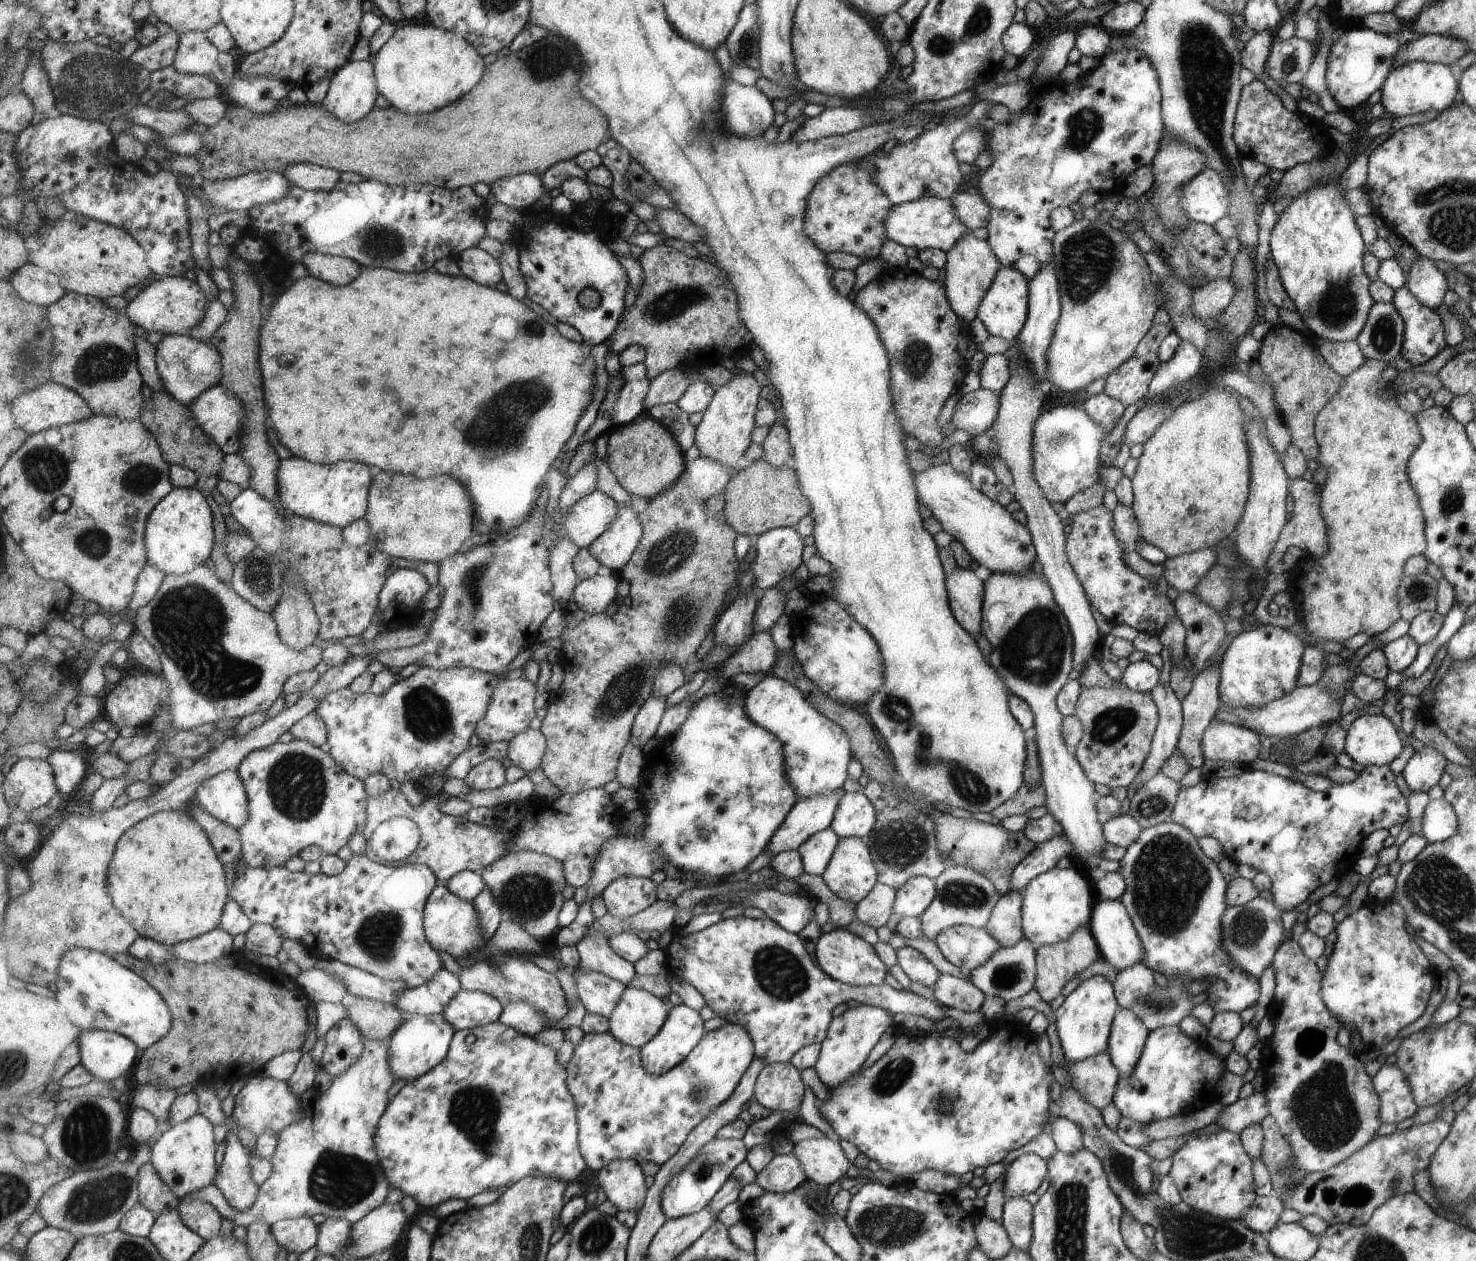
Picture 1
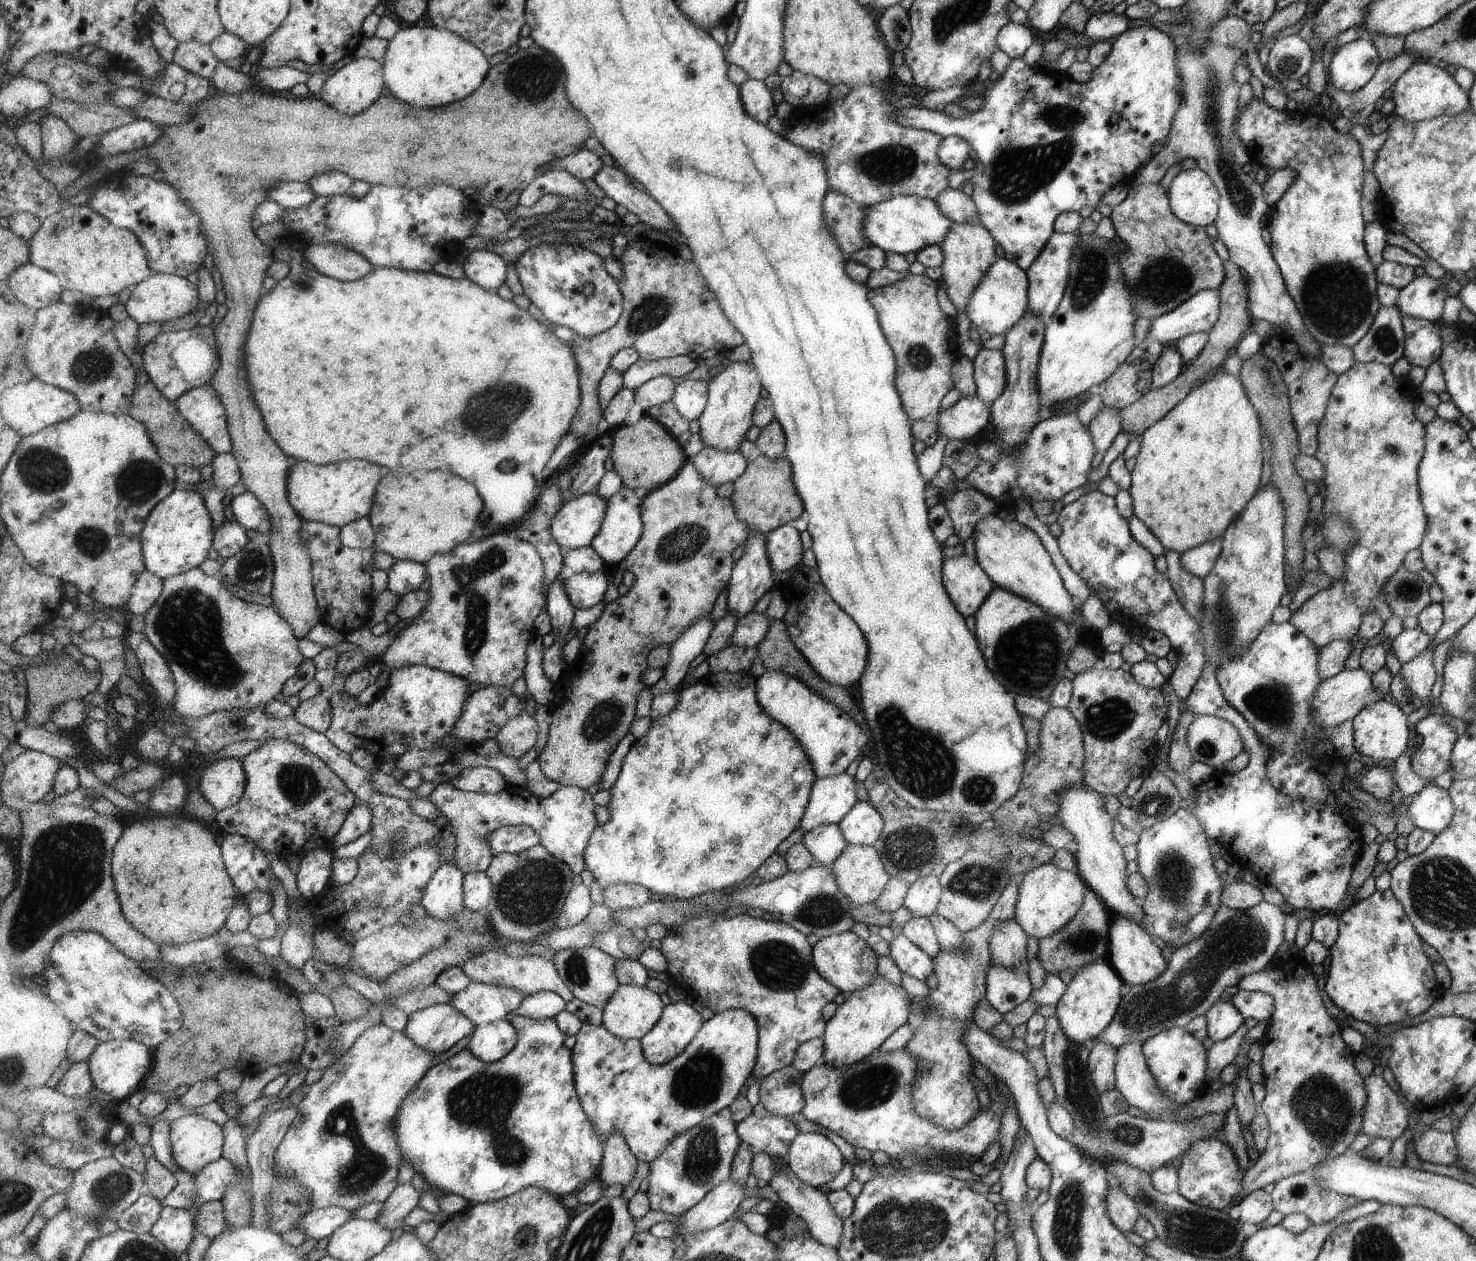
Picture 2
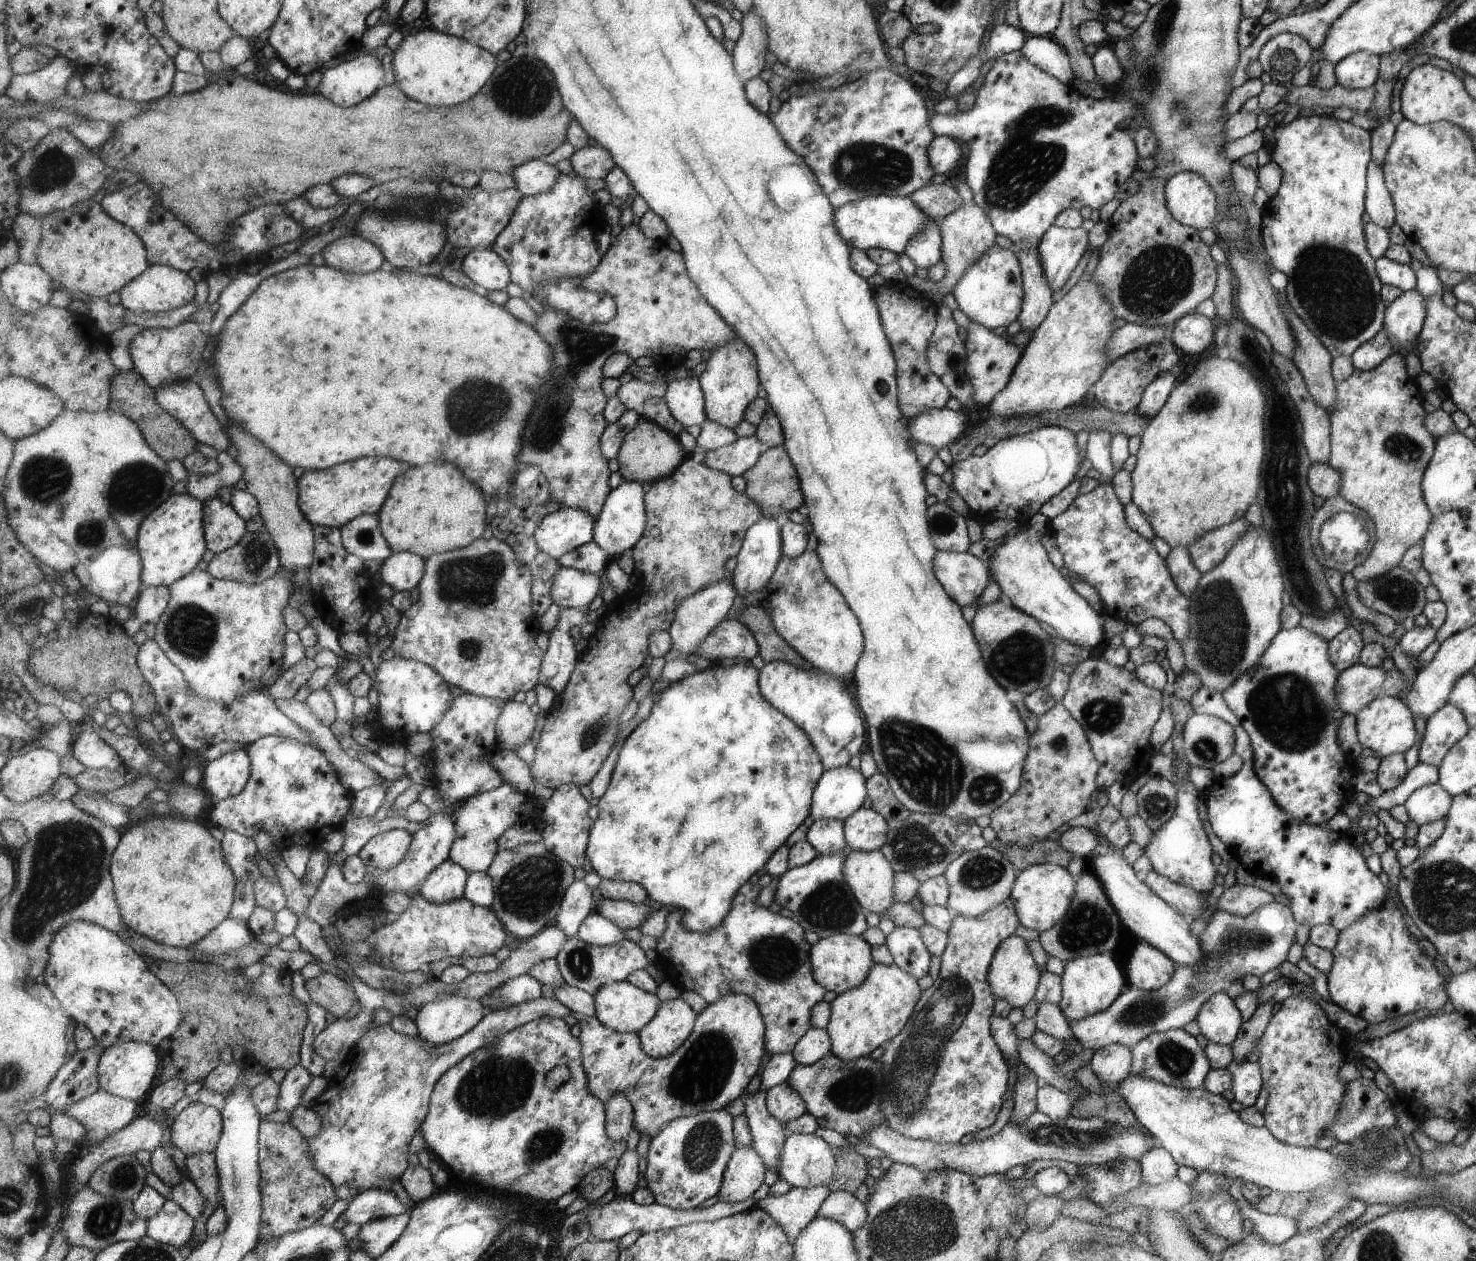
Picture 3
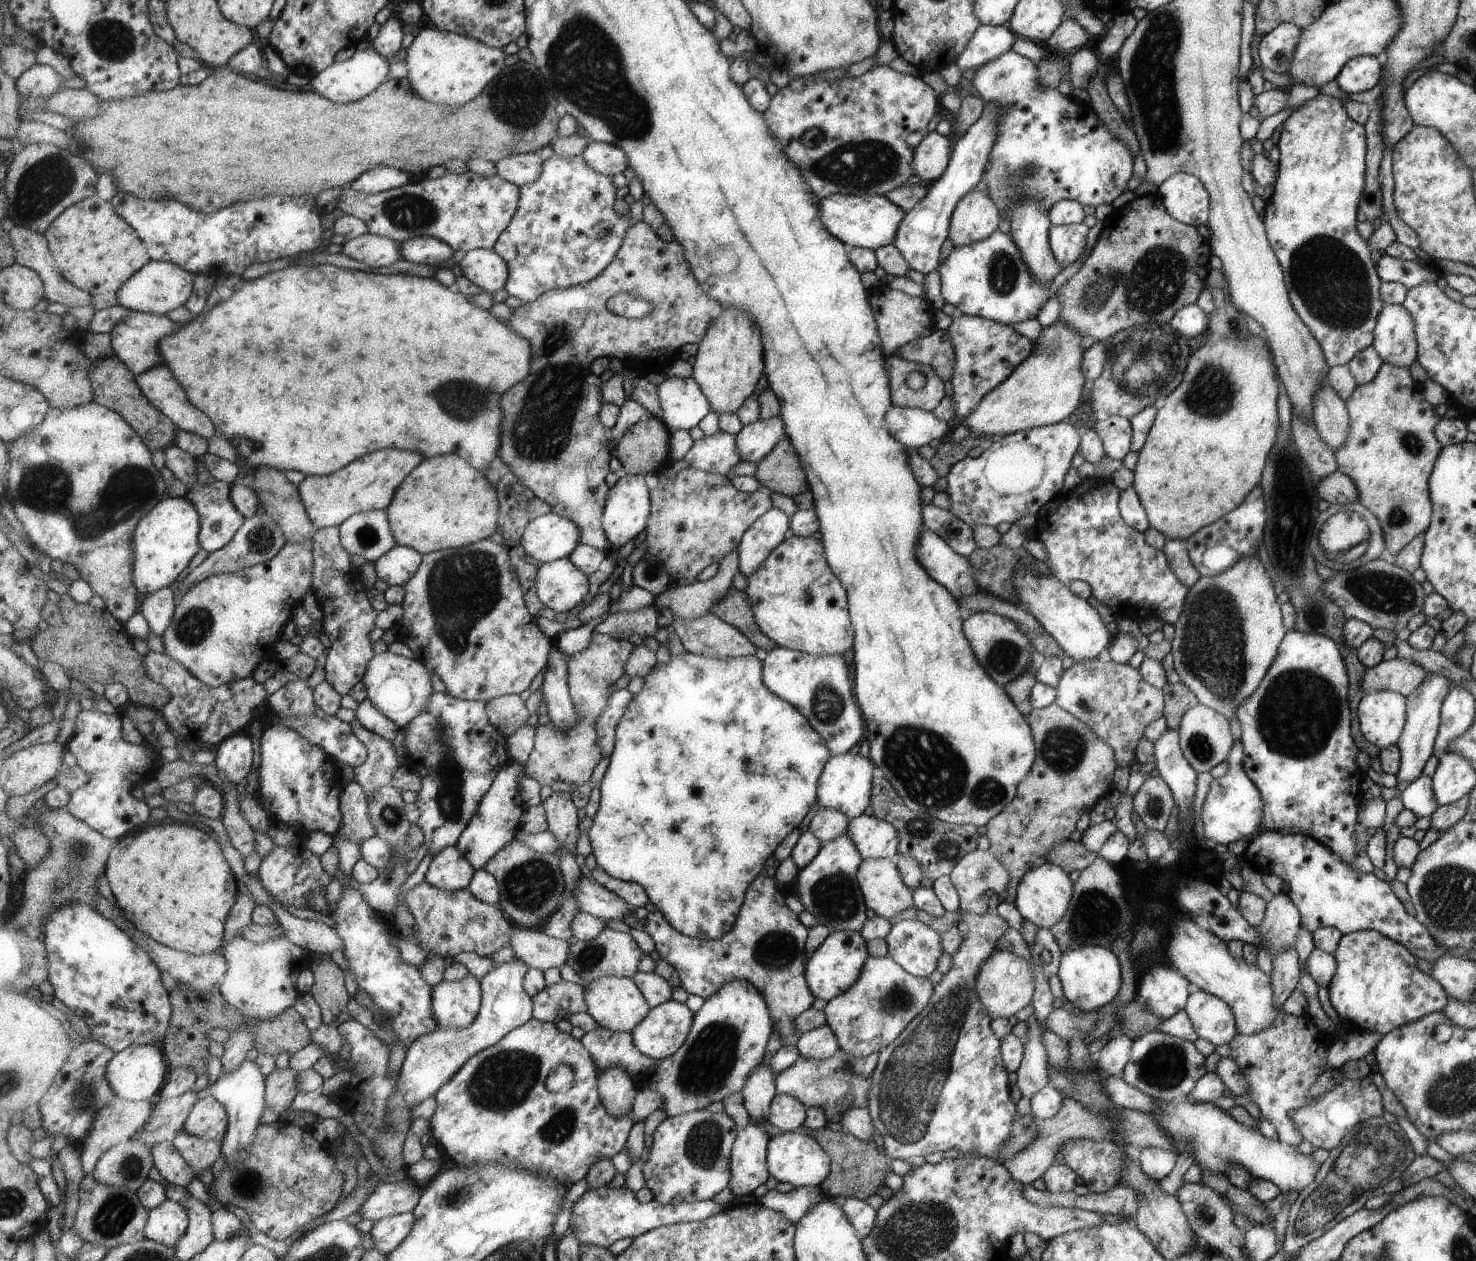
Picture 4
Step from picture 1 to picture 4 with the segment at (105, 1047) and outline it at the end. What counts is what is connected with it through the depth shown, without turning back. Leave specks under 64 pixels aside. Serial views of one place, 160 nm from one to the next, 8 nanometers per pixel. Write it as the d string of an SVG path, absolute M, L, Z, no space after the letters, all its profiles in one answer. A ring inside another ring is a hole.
M132 1044L122 1051L116 1052L107 1069L107 1076L116 1094L130 1101L159 1098L159 1092L166 1086L167 1060L160 1045Z

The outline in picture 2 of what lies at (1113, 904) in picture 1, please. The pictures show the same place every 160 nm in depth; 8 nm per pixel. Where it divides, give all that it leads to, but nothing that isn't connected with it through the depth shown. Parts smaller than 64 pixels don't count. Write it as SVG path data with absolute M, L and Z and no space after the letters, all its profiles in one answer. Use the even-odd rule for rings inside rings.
M1111 916L1107 931L1108 952L1106 958L1115 965L1123 982L1135 985L1150 982L1165 970L1165 962L1161 957L1161 948L1135 921L1124 916Z

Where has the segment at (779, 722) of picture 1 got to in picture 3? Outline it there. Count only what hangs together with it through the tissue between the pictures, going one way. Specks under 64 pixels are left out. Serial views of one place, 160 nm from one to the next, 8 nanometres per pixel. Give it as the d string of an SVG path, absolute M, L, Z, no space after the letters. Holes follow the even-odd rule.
M783 661L765 663L760 672L762 693L775 708L806 732L821 758L824 770L847 765L865 740L865 726L849 692L843 686L842 678L813 666L802 669Z

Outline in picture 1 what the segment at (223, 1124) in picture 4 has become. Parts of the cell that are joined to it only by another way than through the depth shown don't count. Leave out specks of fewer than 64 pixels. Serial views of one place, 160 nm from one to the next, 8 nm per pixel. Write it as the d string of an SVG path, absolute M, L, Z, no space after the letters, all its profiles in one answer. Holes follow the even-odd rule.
M199 1112L185 1122L171 1126L154 1139L153 1145L150 1162L180 1199L214 1183L218 1173L215 1162L215 1125L203 1113Z

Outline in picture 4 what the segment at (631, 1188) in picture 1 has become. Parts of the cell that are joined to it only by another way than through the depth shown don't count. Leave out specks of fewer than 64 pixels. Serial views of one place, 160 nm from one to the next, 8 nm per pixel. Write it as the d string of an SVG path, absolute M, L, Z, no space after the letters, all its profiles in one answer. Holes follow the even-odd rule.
M609 1067L598 1078L600 1095L611 1115L620 1119L631 1113L638 1086L623 1067Z

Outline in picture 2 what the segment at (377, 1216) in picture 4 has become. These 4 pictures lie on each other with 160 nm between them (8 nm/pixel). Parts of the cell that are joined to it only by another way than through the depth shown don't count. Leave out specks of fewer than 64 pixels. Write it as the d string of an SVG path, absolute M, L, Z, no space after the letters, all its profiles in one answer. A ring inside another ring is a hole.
M327 1207L324 1209L313 1209L301 1219L296 1228L303 1230L306 1238L314 1238L317 1241L321 1238L328 1238L335 1229L342 1226L344 1222L351 1219L351 1212L345 1207Z

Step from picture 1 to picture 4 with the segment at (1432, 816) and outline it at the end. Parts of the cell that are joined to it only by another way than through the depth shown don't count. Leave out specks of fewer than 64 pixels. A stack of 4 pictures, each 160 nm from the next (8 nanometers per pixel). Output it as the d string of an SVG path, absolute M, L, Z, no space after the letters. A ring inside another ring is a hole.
M1419 775L1413 779L1400 795L1401 804L1416 818L1431 816L1438 808L1434 799L1433 781L1426 776Z

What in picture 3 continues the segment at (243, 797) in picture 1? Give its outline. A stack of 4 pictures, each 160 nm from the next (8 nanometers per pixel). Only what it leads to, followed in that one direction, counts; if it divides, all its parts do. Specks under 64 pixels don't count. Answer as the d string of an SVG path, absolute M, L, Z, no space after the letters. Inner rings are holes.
M247 750L225 753L206 766L201 784L213 805L237 796L251 778L252 760Z

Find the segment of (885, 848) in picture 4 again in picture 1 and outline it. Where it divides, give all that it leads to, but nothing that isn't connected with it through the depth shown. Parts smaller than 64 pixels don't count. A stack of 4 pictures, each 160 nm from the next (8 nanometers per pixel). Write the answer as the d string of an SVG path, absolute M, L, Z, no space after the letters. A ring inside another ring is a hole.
M846 792L829 827L839 838L859 837L863 840L873 830L877 818L874 807L862 792Z

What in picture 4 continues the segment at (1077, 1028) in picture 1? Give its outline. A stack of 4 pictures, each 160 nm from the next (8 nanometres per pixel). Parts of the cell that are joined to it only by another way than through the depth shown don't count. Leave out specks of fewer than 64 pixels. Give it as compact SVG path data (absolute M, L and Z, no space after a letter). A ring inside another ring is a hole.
M1086 946L1075 947L1061 953L1060 963L1056 976L1060 981L1060 988L1062 989L1062 995L1070 1002L1074 1007L1077 1007L1080 1012L1097 1011L1101 1010L1103 1004L1111 1002L1119 990L1119 963L1118 957L1114 955L1109 948L1100 946Z

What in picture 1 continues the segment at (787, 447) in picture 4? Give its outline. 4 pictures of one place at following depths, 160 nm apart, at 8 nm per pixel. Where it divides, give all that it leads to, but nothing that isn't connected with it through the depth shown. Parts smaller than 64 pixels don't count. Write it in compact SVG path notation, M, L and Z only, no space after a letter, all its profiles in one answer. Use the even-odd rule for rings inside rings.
M764 458L746 464L745 469L733 474L724 488L724 500L723 510L730 525L739 534L749 536L761 536L777 527L792 527L810 512L810 503L803 496L794 469L791 466L785 469L775 468Z

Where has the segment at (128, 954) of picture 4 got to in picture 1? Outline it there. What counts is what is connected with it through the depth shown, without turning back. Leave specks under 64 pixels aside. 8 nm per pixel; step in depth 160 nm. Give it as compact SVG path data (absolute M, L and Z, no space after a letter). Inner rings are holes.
M76 948L69 951L59 965L59 1002L67 1008L69 1018L83 1031L103 1029L116 1032L134 1040L139 1048L146 1051L158 1043L173 1027L174 1016L170 1006L158 989L153 988L143 976L127 967L121 966L118 960L113 960L107 953L91 949Z

